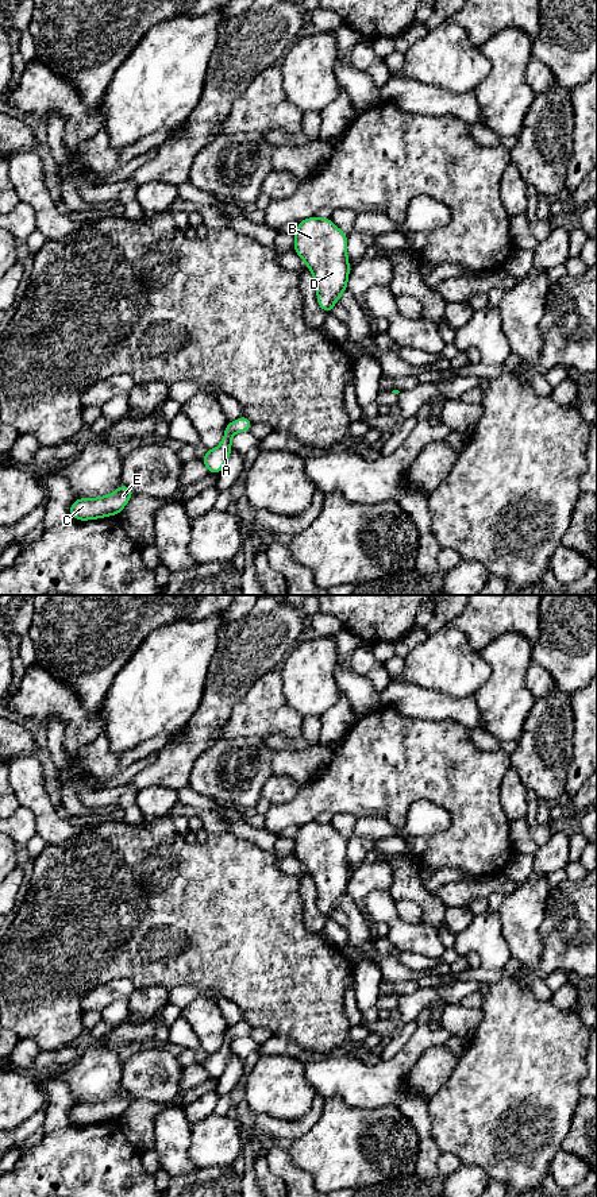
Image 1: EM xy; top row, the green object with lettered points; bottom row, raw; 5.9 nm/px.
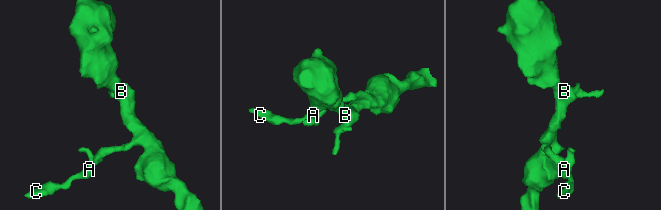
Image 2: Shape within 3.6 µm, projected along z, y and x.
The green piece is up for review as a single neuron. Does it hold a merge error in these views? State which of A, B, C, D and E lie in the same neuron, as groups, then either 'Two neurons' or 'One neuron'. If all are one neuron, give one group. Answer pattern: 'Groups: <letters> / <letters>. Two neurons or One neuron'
Groups: A B C D E. One neuron

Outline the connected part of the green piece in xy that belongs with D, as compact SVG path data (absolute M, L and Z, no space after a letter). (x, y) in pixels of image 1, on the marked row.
M313 216L301 220L293 236L294 251L313 274L317 304L326 313L331 313L347 289L347 235L331 219Z

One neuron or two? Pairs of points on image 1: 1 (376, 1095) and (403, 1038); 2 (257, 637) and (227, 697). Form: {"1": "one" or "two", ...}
{"1": "two", "2": "one"}

